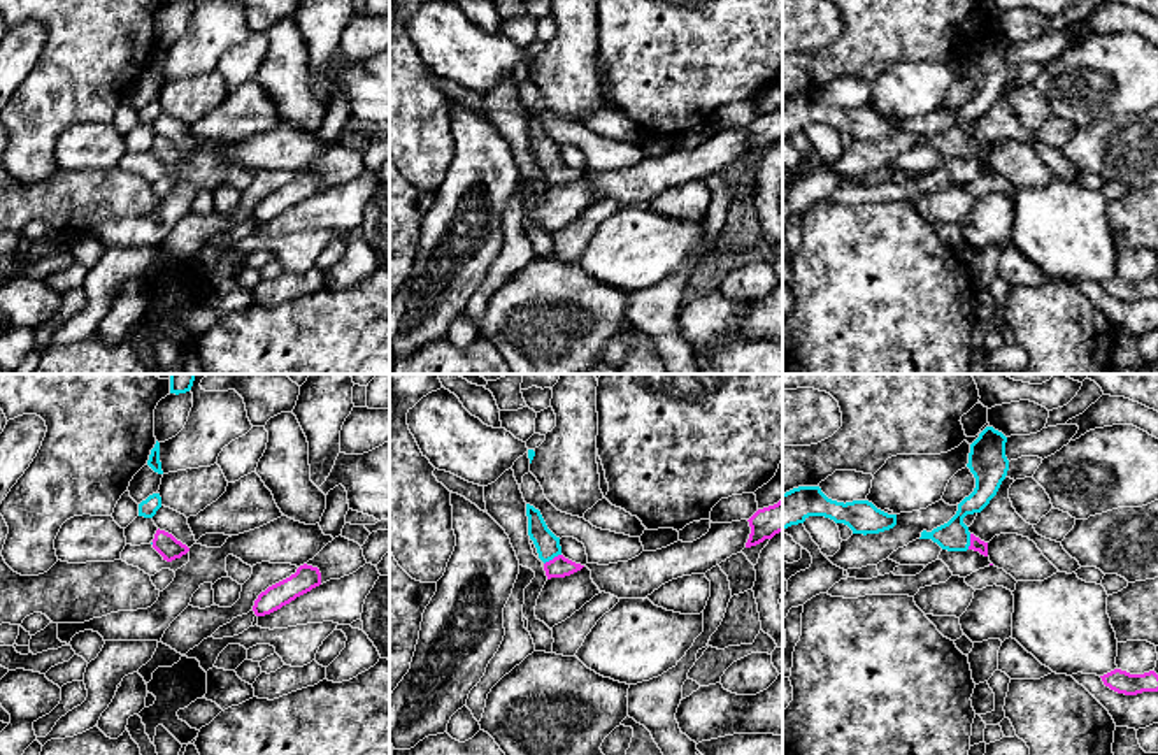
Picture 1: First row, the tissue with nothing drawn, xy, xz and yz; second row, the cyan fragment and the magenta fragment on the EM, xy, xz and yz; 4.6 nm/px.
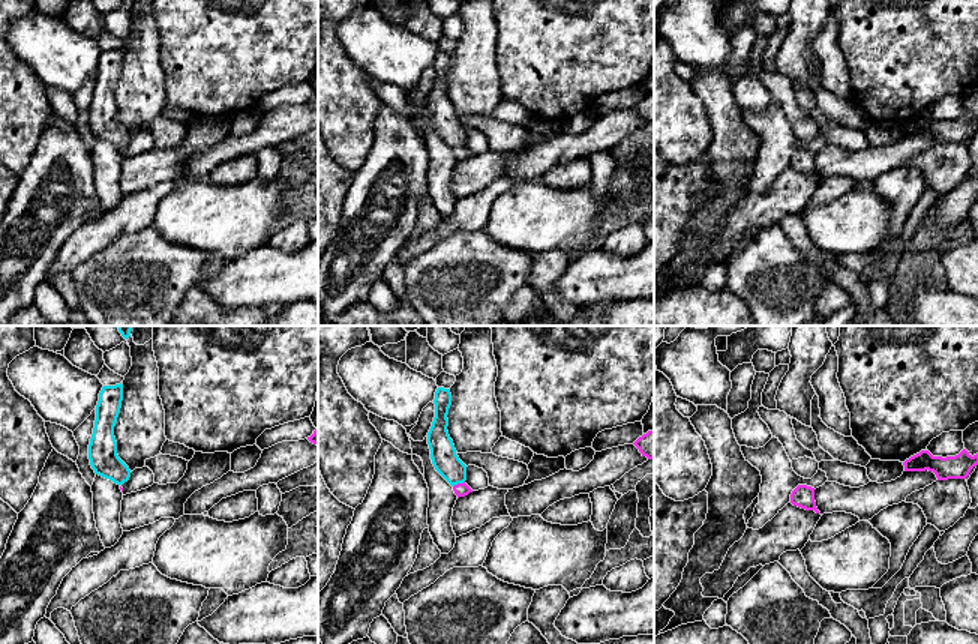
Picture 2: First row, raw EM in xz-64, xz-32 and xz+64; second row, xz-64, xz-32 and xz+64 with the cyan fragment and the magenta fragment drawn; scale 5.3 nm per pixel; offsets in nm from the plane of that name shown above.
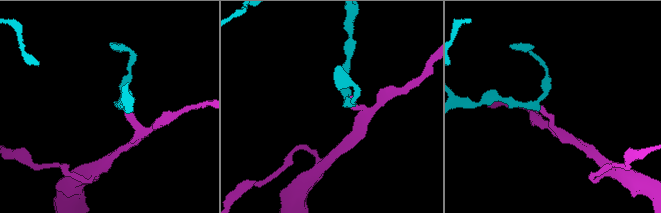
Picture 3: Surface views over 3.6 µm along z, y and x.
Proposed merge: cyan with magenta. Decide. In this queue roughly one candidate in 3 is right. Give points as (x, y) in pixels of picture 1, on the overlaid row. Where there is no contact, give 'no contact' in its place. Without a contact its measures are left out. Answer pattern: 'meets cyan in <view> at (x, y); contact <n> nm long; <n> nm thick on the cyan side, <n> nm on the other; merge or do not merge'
meets cyan in xz at (551, 559); contact 90 nm long; 110 nm thick on the cyan side, 100 nm on the other; merge

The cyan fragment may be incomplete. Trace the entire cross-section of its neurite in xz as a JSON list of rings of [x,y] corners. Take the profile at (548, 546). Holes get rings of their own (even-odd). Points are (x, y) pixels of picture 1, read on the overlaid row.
[[[526,504],[526,516],[528,516],[528,536],[537,548],[539,558],[544,562],[547,579],[565,578],[584,567],[561,555],[560,537],[556,537],[547,528],[539,509]]]

